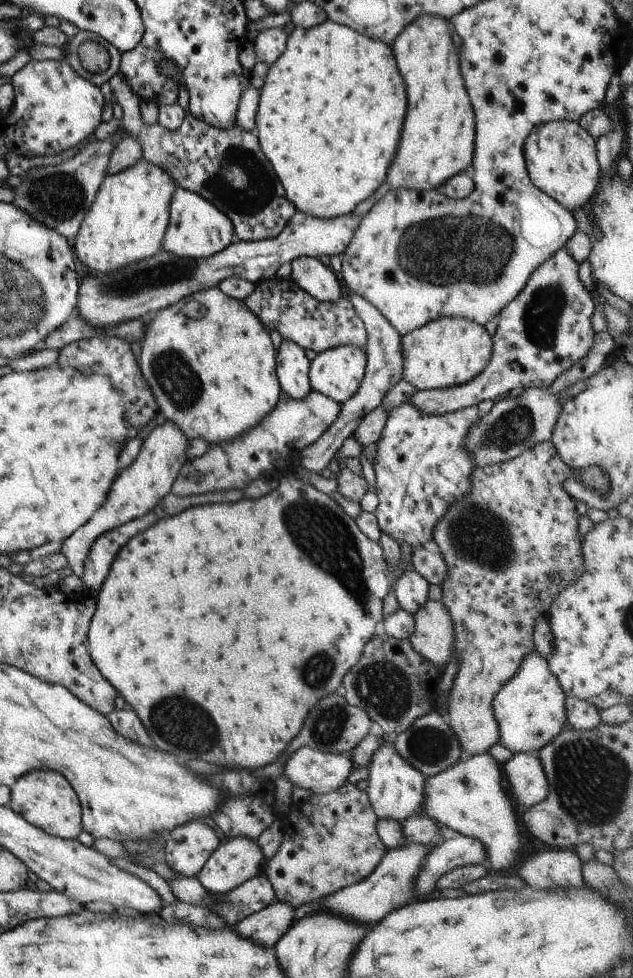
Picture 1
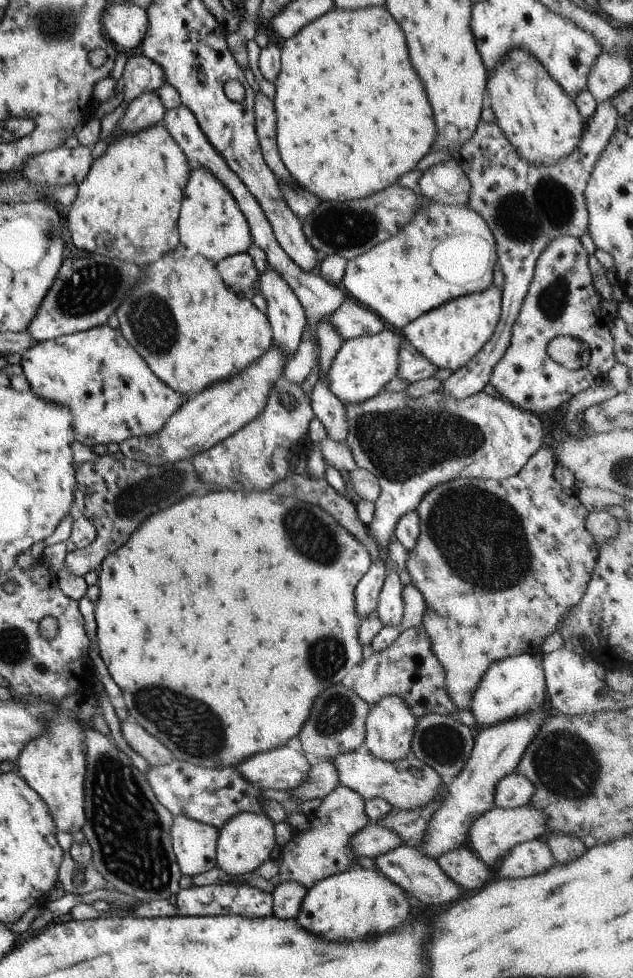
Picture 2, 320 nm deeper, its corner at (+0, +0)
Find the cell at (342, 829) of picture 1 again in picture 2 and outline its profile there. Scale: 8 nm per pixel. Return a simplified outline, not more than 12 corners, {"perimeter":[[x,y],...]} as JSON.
{"perimeter":[[340,785],[277,849],[279,882],[307,890],[357,867],[351,836],[369,823]]}

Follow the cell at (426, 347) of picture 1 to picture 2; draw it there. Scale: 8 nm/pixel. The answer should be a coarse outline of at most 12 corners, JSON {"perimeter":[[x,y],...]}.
{"perimeter":[[494,285],[449,300],[399,334],[457,371],[493,336]]}

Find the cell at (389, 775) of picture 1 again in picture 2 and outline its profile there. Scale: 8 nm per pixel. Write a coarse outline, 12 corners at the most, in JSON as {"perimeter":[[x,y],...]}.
{"perimeter":[[401,698],[369,708],[362,748],[383,762],[410,752],[416,720]]}

